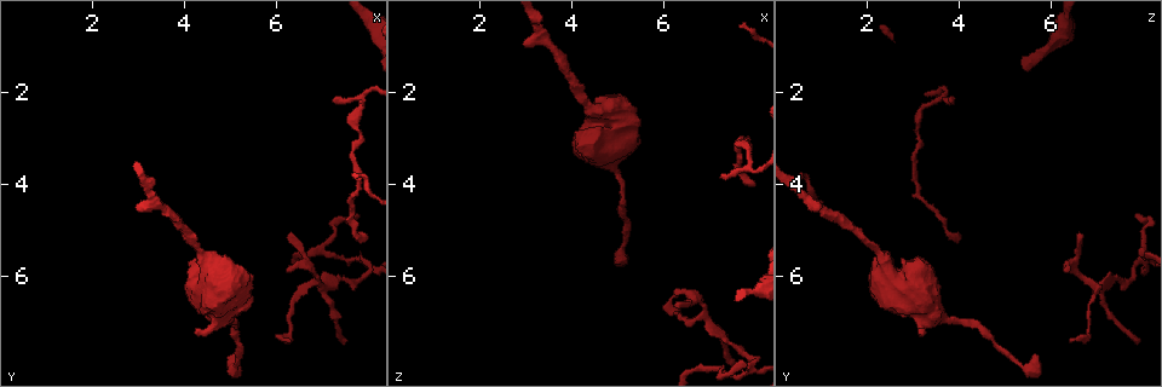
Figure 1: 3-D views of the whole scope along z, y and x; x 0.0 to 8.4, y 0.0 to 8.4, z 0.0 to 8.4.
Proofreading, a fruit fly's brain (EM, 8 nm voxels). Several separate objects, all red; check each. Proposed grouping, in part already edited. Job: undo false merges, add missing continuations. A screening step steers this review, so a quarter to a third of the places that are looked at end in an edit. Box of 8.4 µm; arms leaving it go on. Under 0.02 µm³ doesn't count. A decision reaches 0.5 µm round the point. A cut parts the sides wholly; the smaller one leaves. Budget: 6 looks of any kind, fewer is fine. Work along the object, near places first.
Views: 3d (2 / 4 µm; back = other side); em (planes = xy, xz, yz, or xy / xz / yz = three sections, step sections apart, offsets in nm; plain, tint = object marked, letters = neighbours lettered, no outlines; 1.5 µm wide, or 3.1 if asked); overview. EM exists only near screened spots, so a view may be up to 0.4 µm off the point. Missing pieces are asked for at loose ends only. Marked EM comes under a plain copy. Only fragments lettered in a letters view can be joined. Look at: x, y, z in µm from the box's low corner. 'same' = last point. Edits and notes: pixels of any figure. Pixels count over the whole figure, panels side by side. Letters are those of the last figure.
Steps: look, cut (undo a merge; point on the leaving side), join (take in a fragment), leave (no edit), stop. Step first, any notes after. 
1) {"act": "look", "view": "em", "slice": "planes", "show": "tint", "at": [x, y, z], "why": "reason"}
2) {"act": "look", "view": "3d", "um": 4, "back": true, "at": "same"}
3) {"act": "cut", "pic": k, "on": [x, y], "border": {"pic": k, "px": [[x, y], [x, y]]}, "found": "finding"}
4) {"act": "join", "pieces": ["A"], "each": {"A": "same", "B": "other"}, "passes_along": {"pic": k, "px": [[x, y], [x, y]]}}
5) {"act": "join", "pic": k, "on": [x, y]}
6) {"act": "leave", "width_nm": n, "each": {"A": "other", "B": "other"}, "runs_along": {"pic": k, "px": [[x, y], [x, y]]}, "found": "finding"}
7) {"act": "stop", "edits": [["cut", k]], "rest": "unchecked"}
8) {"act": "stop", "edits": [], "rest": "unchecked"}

{"act": "look", "view": "em", "slice": "xz", "step": 8, "show": "tint", "at": [5.05, 7.70, 5.70], "why": "an open end"}

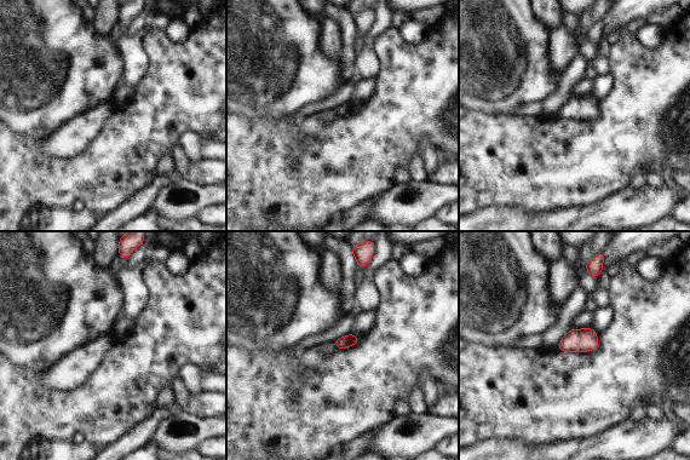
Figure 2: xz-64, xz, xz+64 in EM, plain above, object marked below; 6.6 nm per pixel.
{"act": "look", "view": "em", "slice": "planes", "show": "letters", "at": "same", "why": "cut it another way"}

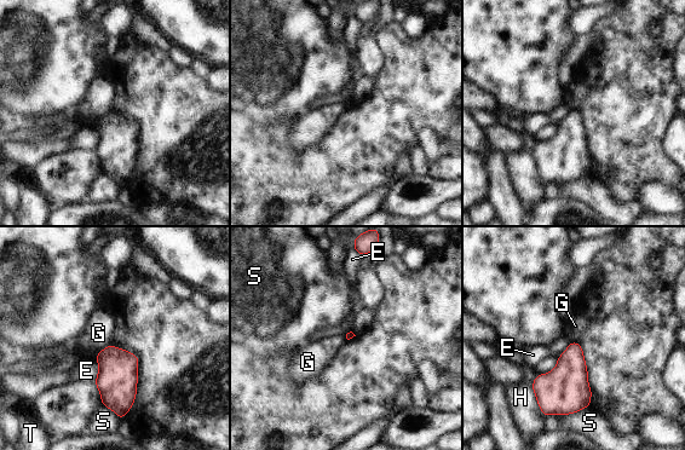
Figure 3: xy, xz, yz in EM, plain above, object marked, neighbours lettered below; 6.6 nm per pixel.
{"act": "leave", "each": {"E": "other", "G": "other", "H": "other", "S": "other", "T": "other"}, "found": "no lettered fragment goes on from it"}

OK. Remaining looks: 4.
{"act": "look", "view": "em", "slice": "planes", "show": "letters", "at": [6.30, 5.05, 6.60], "why": "thin end"}

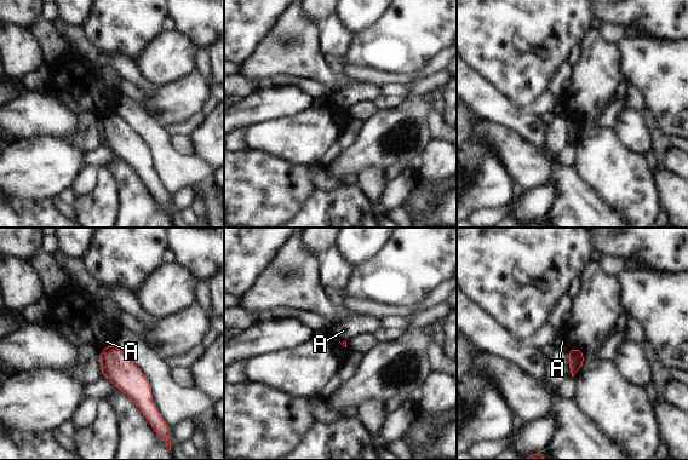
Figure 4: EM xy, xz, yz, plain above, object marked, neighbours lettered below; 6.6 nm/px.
{"act": "leave", "each": {"A": "other"}, "border": {"pic": 4, "px": [[113, 343], [102, 350]]}, "found": "none of them fits"}

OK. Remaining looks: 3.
{"act": "look", "view": "3d", "um": 4, "at": [7.80, 4.70, 8.00], "why": "an open end"}

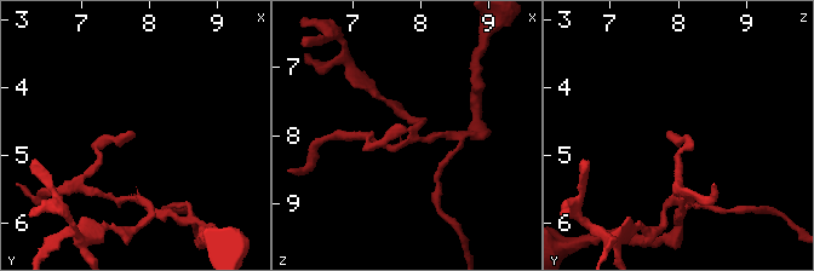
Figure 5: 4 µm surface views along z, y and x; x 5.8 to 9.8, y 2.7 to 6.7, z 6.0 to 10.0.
{"act": "look", "view": "em", "slice": "xz", "step": 4, "show": "letters", "at": [7.80, 4.70, 7.95]}

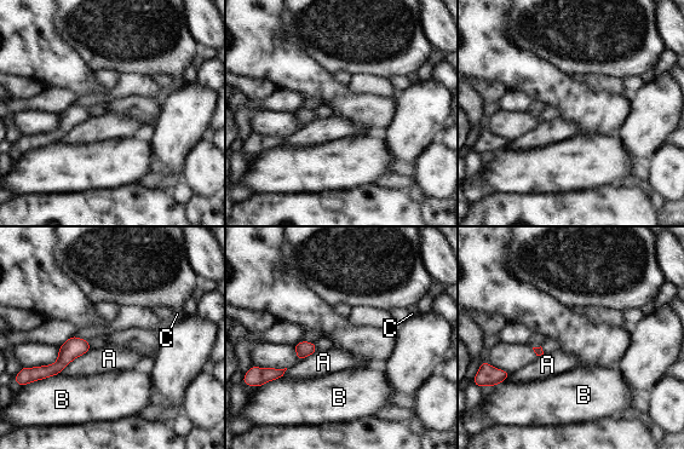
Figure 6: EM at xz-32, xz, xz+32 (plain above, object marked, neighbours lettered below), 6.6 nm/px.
{"act": "leave", "each": {"A": "other", "B": "other", "C": "other"}, "border": {"pic": 6, "px": [[91, 350], [72, 360], [58, 373]]}, "found": "no lettered fragment goes on from it"}

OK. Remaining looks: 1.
{"act": "stop", "edits": [], "rest": "unchecked"}

